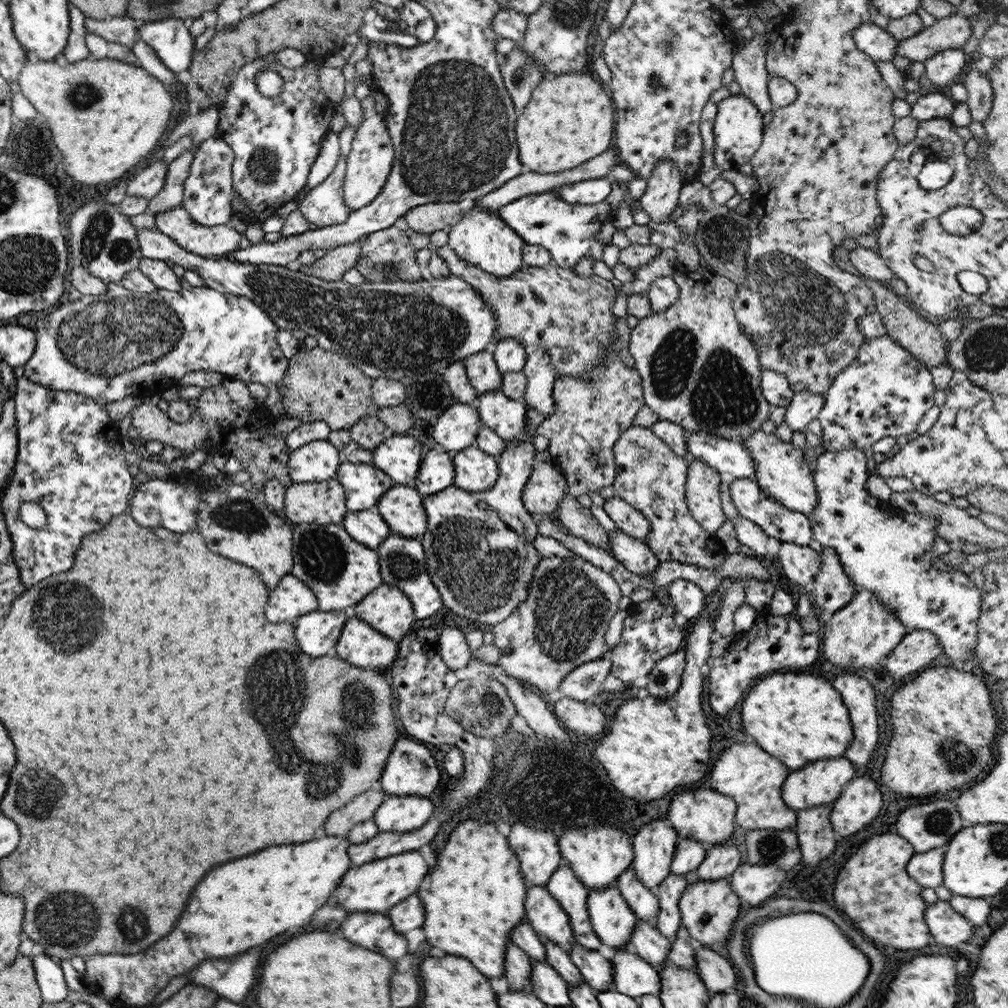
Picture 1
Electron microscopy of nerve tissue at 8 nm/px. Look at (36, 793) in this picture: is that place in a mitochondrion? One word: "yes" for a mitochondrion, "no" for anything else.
yes

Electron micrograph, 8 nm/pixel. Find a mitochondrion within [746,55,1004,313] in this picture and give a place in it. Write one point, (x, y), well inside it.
(909, 240)

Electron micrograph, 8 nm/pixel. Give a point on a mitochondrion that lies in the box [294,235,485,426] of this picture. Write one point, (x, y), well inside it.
(388, 270)

